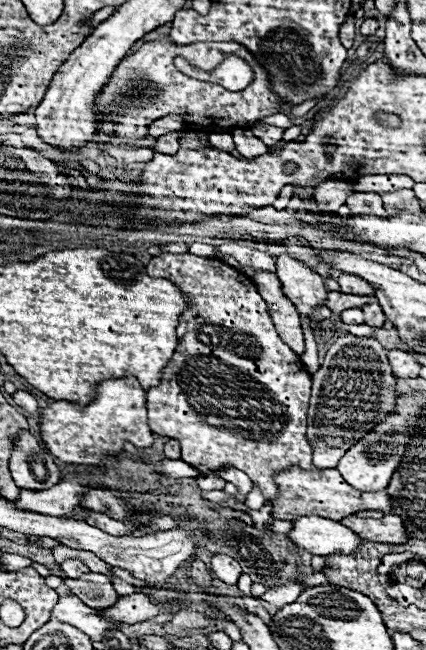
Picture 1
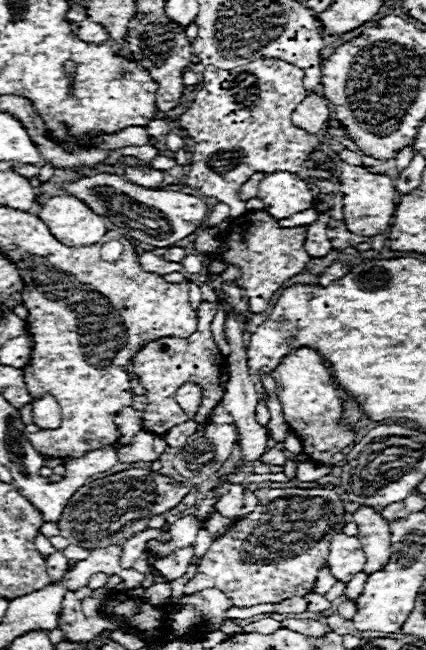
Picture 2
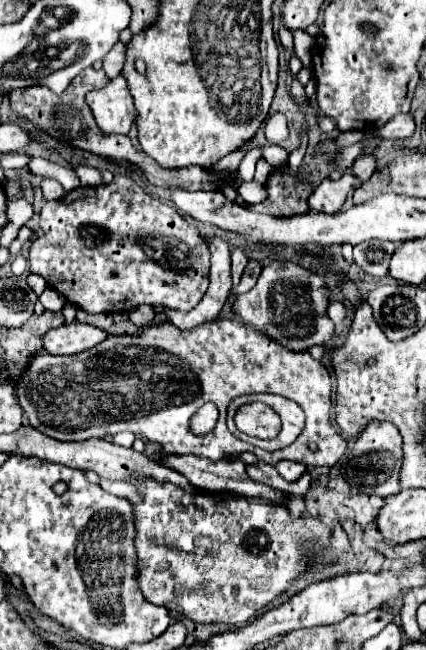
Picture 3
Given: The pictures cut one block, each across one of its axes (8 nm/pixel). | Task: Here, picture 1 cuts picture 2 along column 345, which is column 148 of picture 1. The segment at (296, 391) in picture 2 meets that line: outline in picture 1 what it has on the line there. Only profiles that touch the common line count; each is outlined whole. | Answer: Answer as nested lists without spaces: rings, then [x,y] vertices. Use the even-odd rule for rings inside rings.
[[[134,376],[102,380],[96,384],[92,402],[82,408],[72,402],[52,402],[42,410],[40,428],[44,444],[52,456],[68,464],[98,466],[106,456],[118,456],[124,452],[126,442],[132,442],[136,448],[150,448],[154,442],[154,436],[148,428],[146,392]]]

